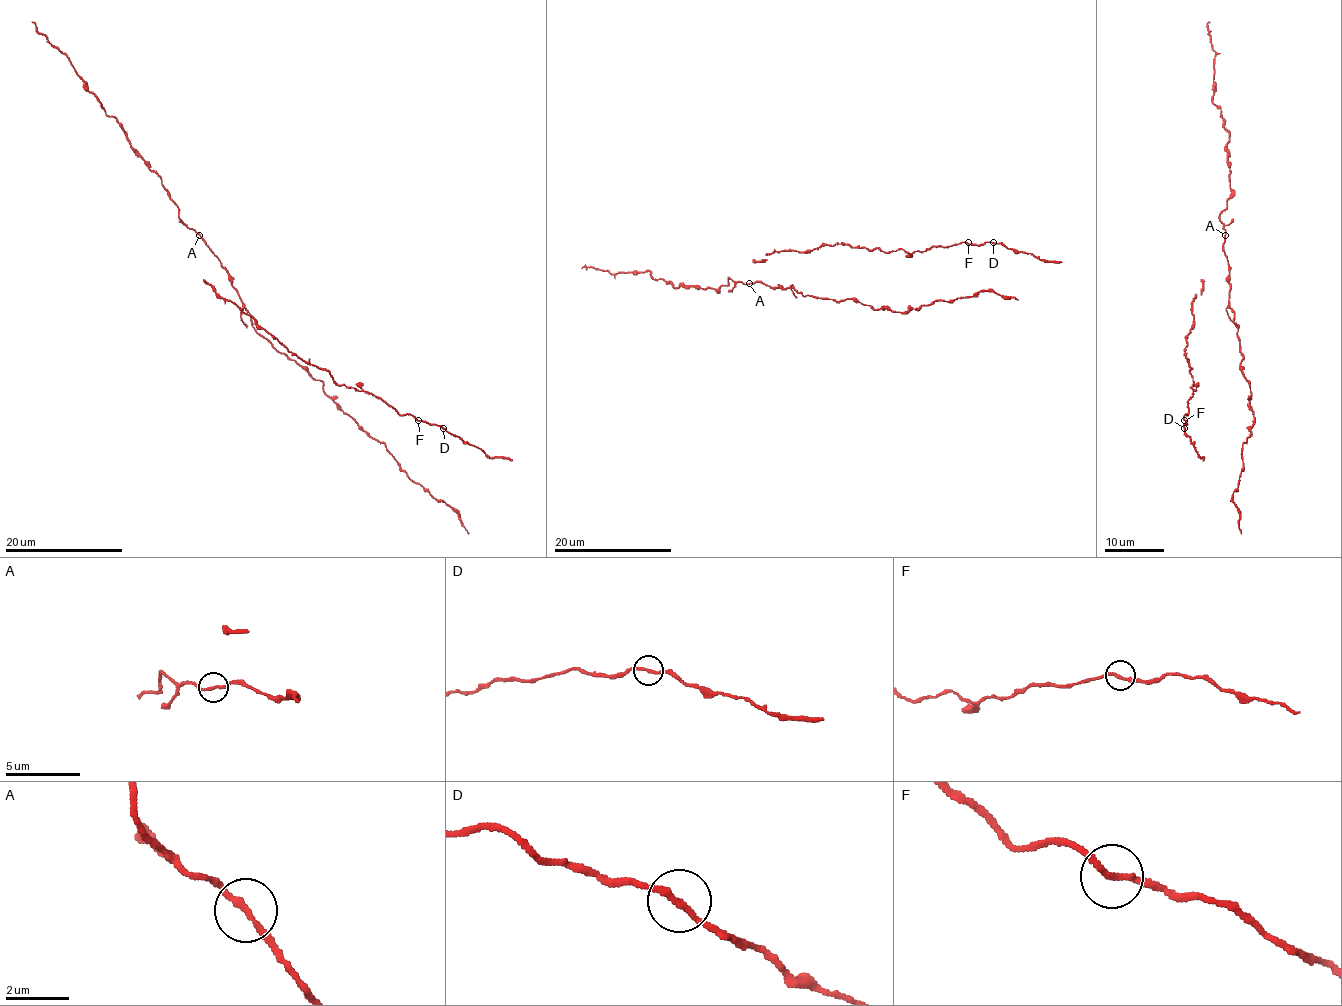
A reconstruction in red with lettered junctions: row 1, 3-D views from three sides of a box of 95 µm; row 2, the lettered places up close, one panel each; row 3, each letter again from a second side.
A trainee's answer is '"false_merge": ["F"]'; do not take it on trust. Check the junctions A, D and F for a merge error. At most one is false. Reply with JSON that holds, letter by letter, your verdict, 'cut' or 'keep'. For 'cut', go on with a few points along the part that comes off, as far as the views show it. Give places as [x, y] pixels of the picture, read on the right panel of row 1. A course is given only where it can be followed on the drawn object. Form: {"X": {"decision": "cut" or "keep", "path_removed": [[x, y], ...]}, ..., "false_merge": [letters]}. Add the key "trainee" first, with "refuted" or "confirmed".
{"trainee": "refuted", "A": {"decision": "keep"}, "D": {"decision": "keep"}, "F": {"decision": "keep"}, "false_merge": []}

